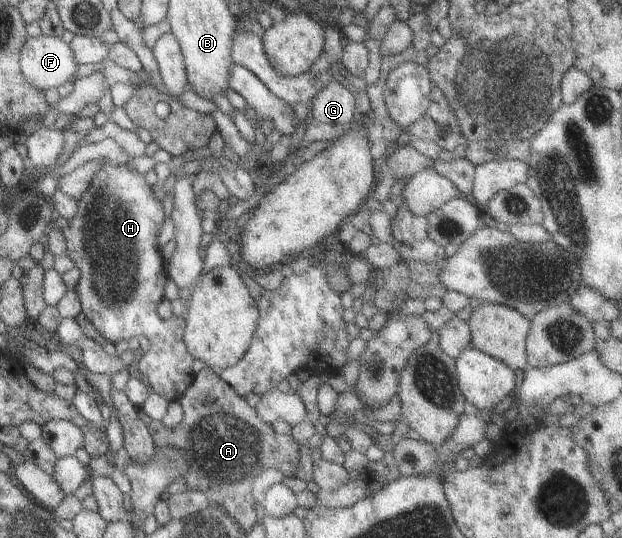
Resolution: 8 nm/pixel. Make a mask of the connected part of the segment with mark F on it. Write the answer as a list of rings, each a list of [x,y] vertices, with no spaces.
[[[40,34],[35,37],[27,36],[22,43],[19,70],[32,87],[44,92],[73,80],[77,65],[69,44],[60,38]]]

